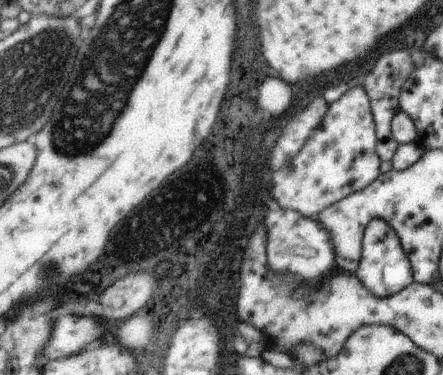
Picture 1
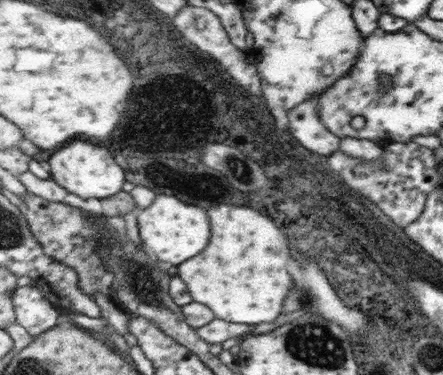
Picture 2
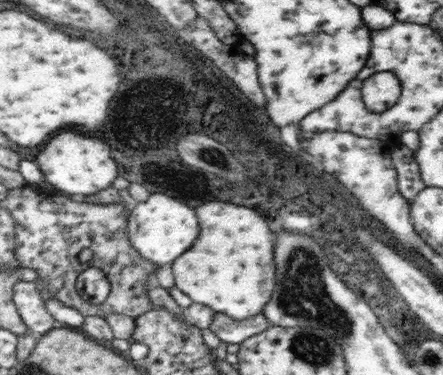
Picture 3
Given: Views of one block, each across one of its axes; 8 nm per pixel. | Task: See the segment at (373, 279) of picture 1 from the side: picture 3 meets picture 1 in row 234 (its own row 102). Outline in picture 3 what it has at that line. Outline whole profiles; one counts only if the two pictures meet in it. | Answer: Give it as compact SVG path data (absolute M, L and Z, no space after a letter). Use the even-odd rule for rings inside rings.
M379 72L371 80L361 84L361 104L369 114L387 112L397 104L401 96L401 86L393 72Z

